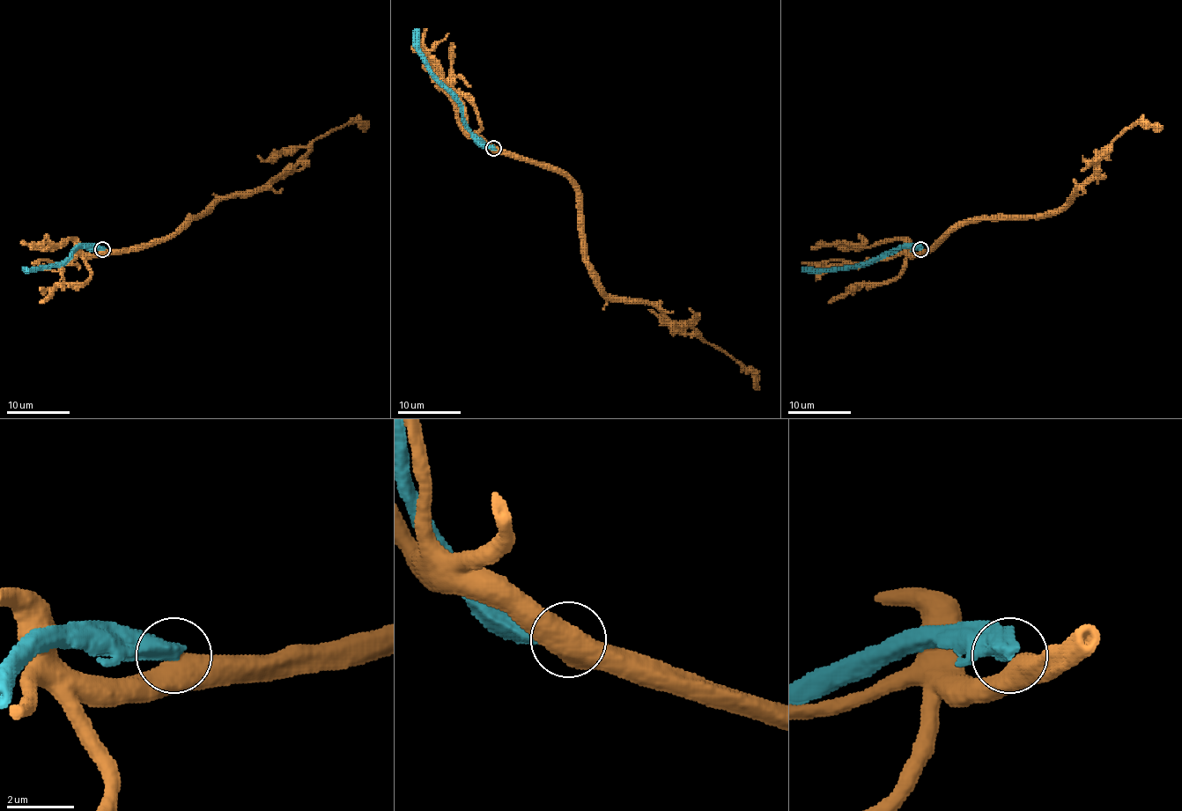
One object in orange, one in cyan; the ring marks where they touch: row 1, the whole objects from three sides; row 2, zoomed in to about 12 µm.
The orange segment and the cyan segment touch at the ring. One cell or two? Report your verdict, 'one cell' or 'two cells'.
two cells

